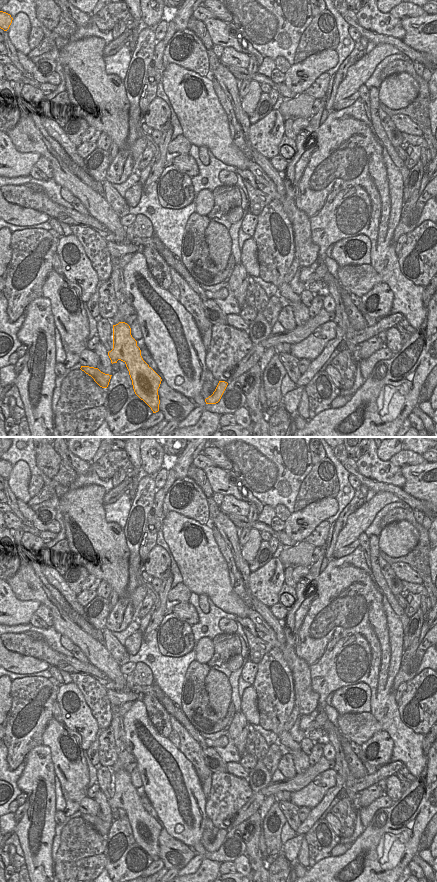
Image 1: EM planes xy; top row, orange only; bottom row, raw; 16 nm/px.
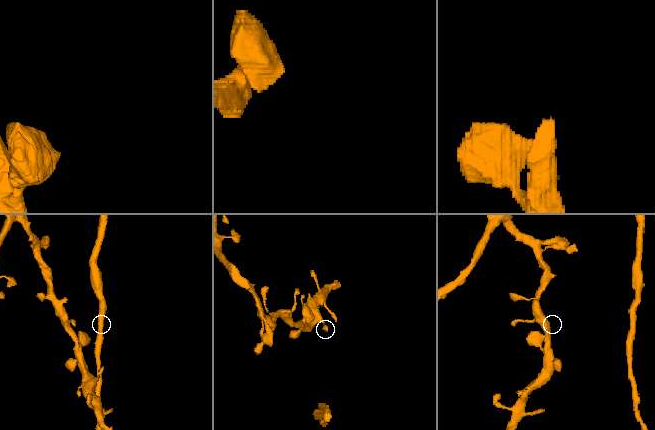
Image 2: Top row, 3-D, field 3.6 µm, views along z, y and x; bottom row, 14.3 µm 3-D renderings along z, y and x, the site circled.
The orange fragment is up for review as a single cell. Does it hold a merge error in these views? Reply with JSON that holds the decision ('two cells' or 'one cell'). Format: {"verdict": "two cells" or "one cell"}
{"verdict": "one cell"}

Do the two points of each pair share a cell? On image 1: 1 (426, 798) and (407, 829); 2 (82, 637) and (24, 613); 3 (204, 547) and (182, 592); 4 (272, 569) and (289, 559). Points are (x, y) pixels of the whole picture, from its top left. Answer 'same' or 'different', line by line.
1: same
2: different
3: different
4: different

